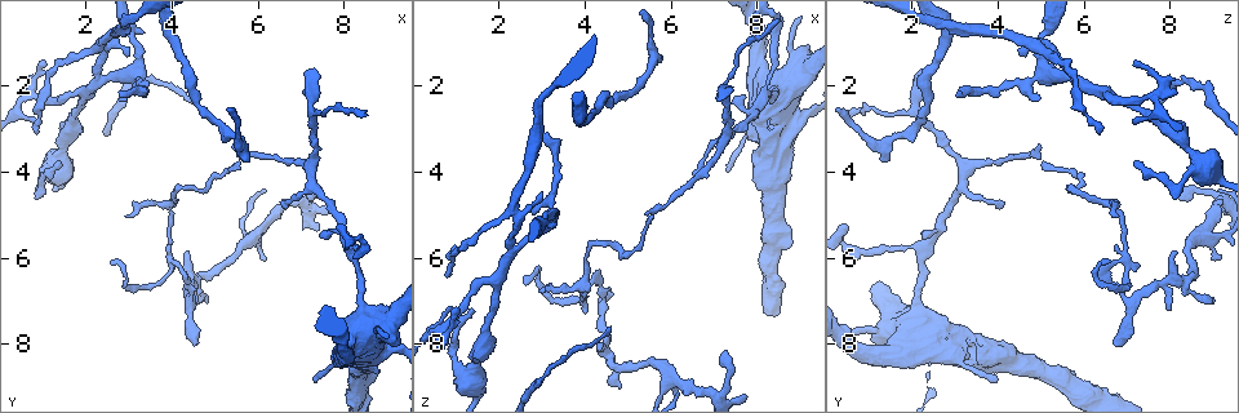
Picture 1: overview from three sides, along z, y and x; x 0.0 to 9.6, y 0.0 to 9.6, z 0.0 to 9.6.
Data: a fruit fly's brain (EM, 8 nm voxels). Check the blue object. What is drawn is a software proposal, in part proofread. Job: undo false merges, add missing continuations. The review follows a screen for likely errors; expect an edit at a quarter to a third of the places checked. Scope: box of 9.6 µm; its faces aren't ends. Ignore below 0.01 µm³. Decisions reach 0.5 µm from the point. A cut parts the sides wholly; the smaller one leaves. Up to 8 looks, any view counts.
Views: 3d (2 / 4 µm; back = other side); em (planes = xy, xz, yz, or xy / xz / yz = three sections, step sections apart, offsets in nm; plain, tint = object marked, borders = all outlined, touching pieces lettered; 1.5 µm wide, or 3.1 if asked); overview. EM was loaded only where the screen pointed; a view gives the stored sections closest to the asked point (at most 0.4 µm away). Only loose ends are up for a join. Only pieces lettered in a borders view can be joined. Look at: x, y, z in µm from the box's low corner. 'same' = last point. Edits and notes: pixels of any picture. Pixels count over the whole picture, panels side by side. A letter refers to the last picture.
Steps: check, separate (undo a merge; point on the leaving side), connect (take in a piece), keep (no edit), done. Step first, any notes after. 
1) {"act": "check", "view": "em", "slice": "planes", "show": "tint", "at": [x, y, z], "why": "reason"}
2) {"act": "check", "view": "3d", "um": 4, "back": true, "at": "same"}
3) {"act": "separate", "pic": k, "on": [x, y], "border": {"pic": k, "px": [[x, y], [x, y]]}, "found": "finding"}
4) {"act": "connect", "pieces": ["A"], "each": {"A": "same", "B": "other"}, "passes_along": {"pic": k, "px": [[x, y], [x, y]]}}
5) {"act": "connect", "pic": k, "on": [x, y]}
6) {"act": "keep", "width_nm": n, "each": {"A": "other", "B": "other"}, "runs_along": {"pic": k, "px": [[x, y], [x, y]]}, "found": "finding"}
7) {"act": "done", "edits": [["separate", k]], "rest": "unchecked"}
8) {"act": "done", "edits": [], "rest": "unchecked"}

{"act": "check", "view": "3d", "um": 4, "at": [7.35, 4.50, 9.15], "why": "abrupt turn"}

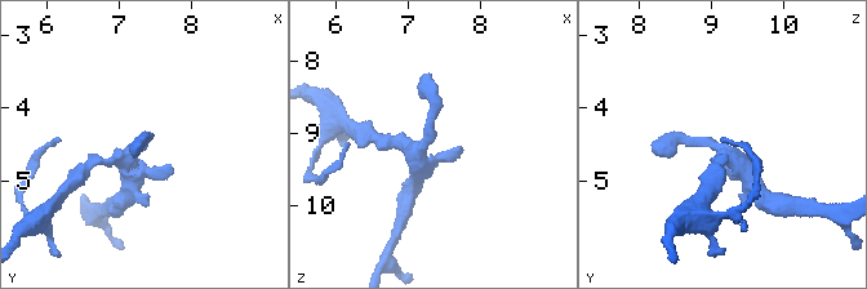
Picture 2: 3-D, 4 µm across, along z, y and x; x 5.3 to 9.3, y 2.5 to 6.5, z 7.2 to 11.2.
{"act": "check", "view": "em", "slice": "planes", "show": "borders", "at": [7.25, 4.50, 9.10]}

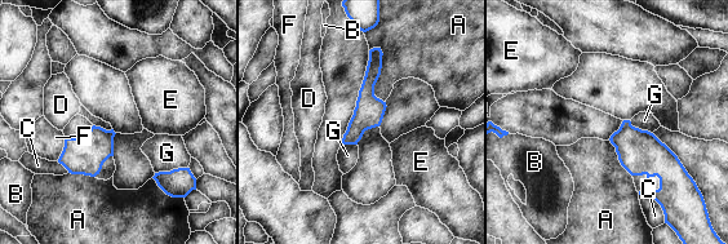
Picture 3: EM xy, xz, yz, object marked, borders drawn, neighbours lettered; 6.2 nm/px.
{"act": "keep", "width_nm": 50, "each": {"A": "other", "B": "other", "C": "other", "D": "other", "E": "other", "F": "other", "G": "other"}, "found": "one neuron here"}

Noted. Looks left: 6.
{"act": "check", "view": "em", "slice": "planes", "show": "borders", "at": [4.00, 5.95, 6.95], "why": "abrupt turn"}

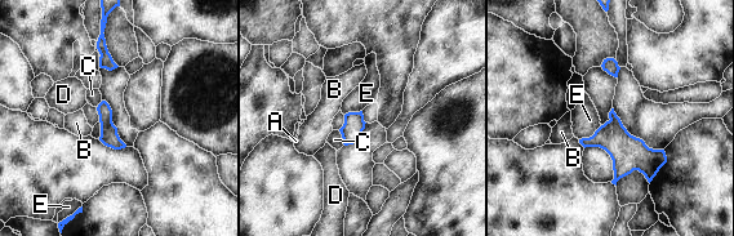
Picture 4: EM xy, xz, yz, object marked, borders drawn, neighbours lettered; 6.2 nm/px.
{"act": "keep", "each": {"A": "other", "B": "other", "C": "other", "D": "other", "E": "other"}, "border": {"pic": 4, "px": [[601, 125], [591, 136], [579, 139]]}, "found": "continuous, no second neuron"}

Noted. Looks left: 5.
{"act": "check", "view": "em", "slice": "planes", "show": "tint", "at": [2.35, 1.05, 4.90], "why": "sharp bend"}

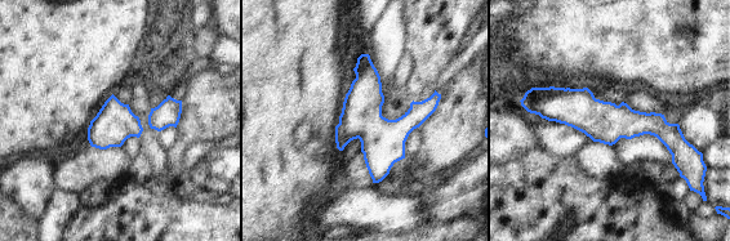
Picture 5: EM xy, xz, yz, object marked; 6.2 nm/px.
{"act": "check", "view": "em", "slice": "planes", "show": "borders", "at": "same"}

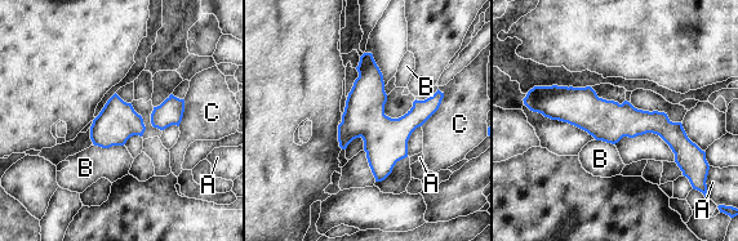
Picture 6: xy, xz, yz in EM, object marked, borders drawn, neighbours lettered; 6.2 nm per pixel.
{"act": "keep", "each": {"A": "other", "B": "other", "C": "other"}, "runs_along": {"pic": 6, "px": [[539, 105], [654, 121], [688, 146]]}, "found": "continuous, no second neuron"}

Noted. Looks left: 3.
{"act": "done", "edits": [], "rest": "unchecked"}

